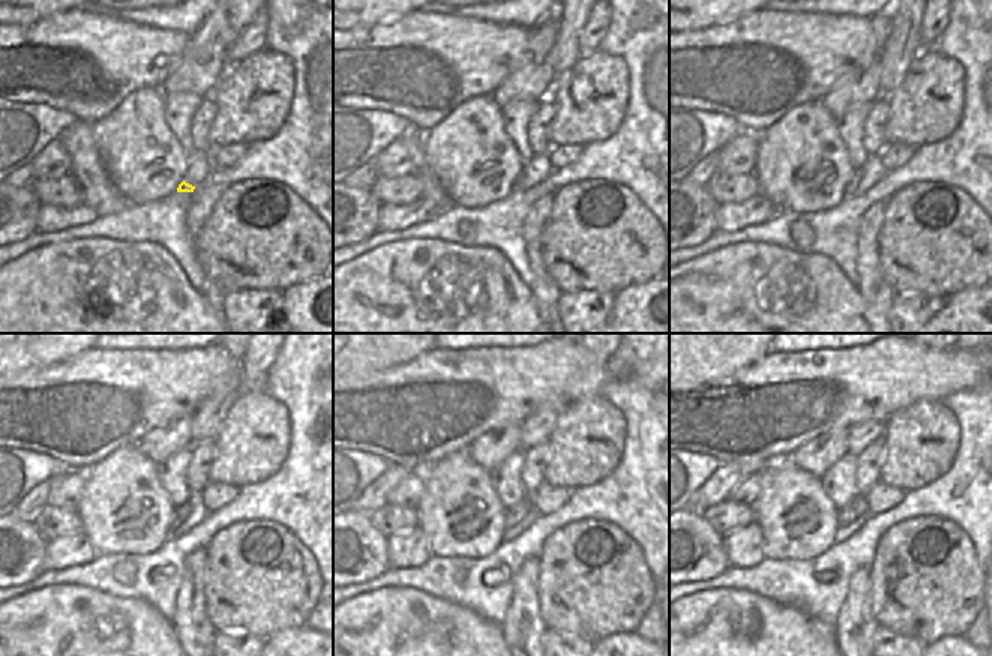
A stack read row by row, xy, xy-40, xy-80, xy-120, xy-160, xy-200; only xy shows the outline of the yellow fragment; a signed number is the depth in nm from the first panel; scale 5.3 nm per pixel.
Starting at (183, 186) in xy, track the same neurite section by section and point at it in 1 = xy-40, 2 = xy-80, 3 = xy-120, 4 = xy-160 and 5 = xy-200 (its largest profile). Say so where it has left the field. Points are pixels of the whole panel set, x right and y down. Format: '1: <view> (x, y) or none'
1: xy-40 (518, 185)
2: xy-80 (856, 177)
3: xy-120 (180, 514)
4: xy-160 (514, 515)
5: xy-200 (854, 509)

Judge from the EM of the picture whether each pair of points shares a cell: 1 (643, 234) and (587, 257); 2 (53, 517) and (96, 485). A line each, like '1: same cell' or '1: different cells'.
1: same cell
2: different cells

